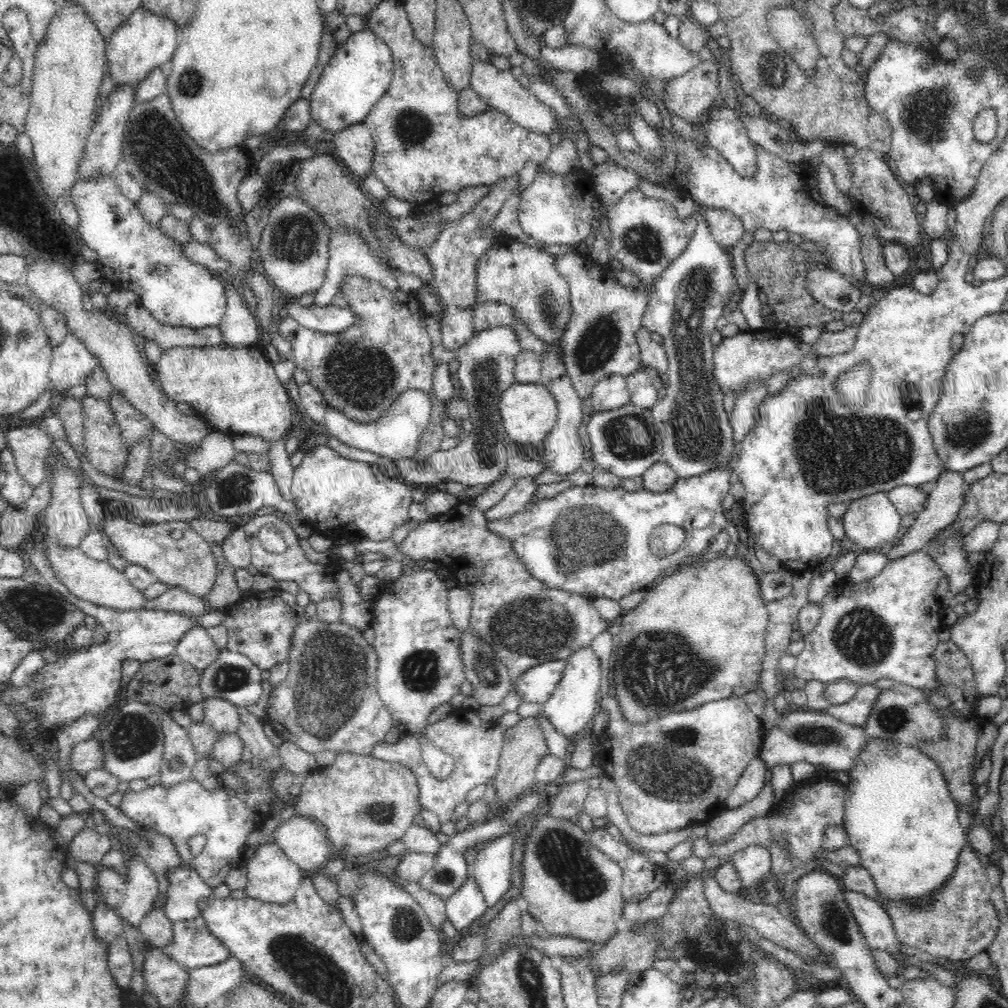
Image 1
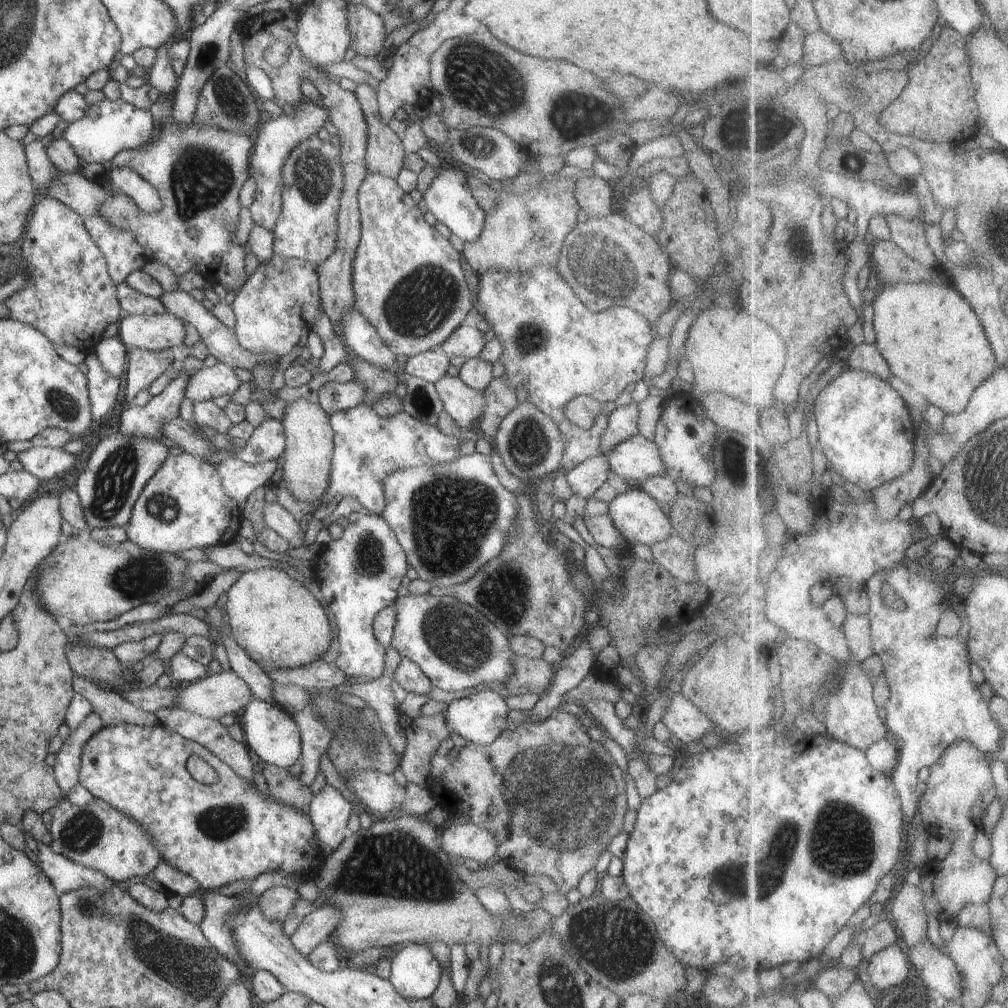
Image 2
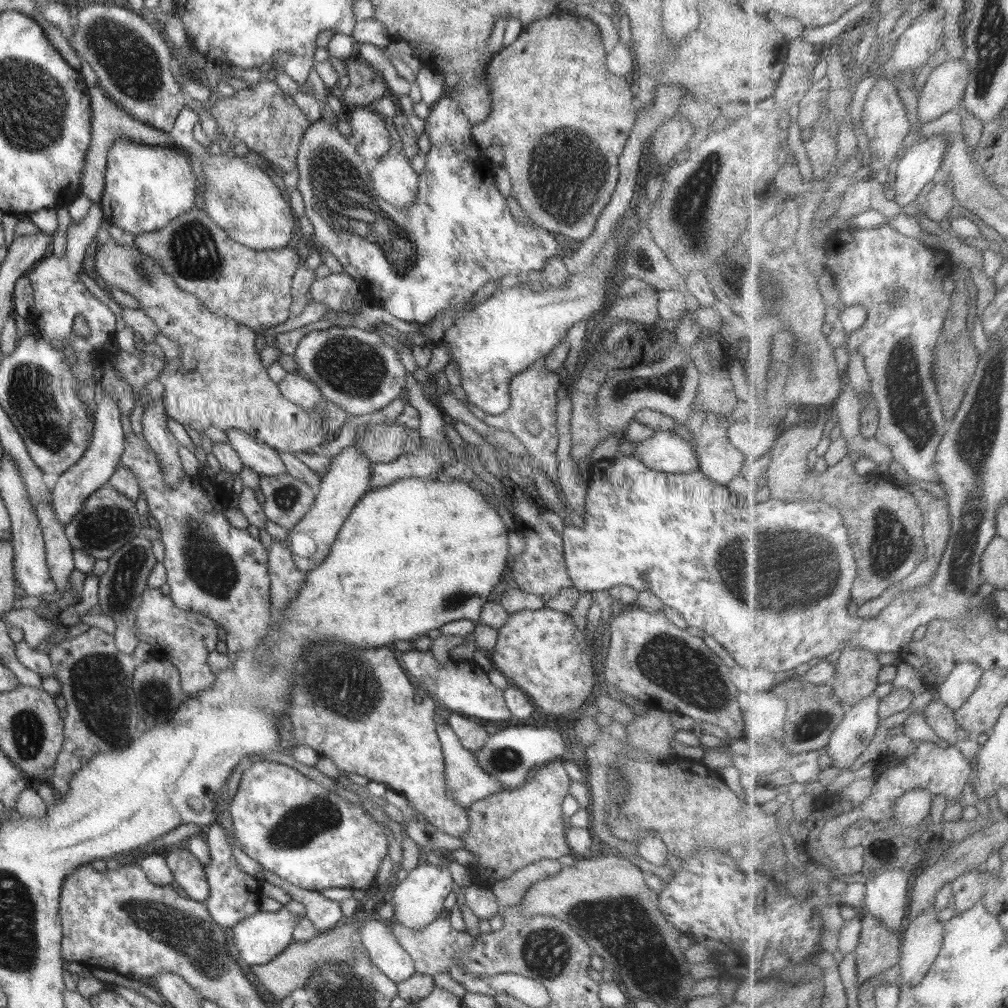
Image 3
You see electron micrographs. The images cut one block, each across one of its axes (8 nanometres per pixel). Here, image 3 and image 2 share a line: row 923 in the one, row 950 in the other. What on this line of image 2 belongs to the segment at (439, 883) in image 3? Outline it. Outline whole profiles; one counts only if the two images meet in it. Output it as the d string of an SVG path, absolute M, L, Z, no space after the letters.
M408 943L398 954L391 955L389 982L405 1000L431 999L440 982L444 968L425 944Z

